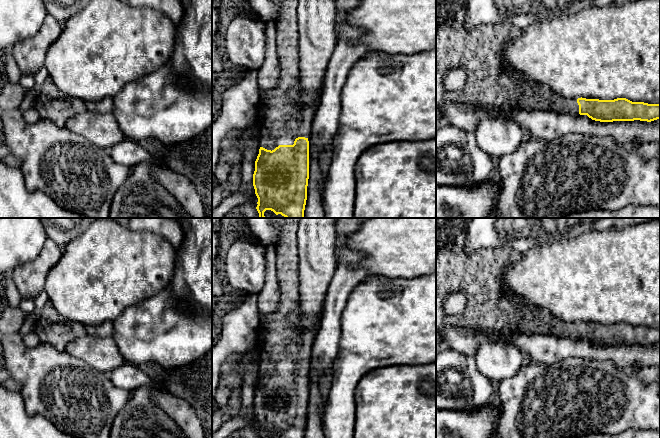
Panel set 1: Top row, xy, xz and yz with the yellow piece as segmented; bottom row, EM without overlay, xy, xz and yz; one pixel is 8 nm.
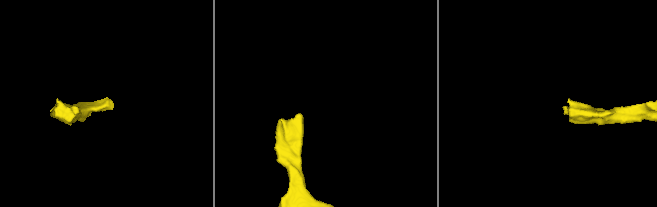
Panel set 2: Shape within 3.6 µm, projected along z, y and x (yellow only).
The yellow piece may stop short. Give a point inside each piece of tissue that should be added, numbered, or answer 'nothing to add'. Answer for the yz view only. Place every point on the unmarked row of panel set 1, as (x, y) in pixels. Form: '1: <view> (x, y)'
1: yz (489, 307)

